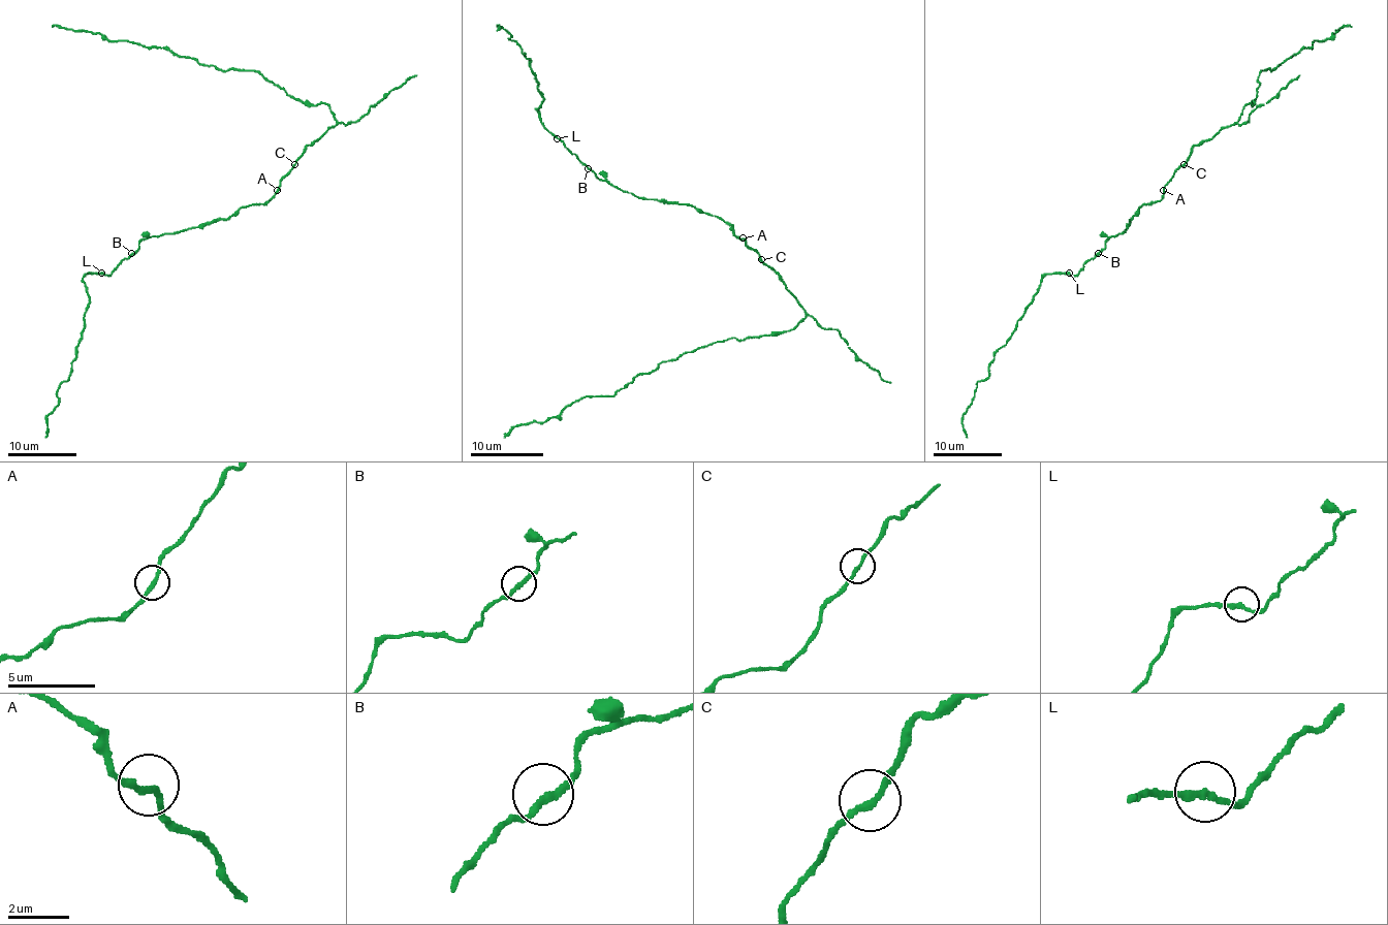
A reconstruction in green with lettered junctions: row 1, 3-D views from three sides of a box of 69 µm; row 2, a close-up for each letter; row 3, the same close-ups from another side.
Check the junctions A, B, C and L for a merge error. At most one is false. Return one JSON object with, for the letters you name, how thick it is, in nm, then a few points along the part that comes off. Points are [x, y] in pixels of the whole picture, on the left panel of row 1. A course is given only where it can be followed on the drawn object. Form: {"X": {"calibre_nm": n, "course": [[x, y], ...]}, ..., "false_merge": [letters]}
{"false_merge": []}

